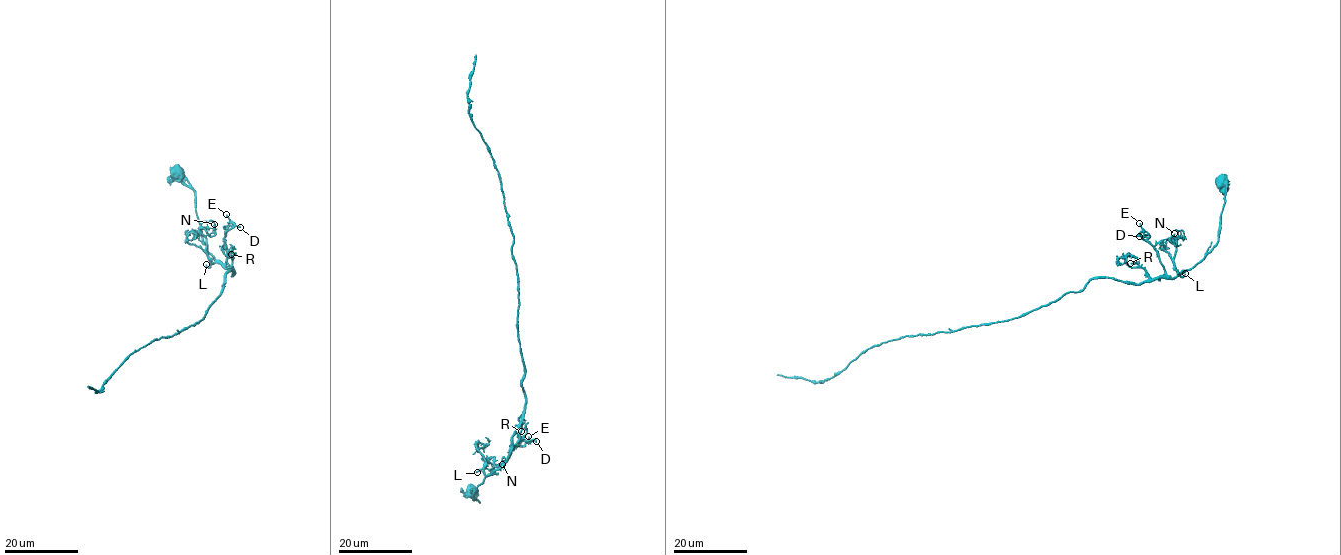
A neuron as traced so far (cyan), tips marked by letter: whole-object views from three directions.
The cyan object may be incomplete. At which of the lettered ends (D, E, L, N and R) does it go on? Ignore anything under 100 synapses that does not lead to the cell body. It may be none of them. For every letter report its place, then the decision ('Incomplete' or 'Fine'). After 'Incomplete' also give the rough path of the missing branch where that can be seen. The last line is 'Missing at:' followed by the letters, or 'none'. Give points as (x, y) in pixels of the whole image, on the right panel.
D: Place: (1139, 236). Fine
E: Place: (1139, 223). Fine
L: Place: (1185, 273). Fine
N: Place: (1174, 233). Fine
R: Place: (1130, 263). Fine
Missing at: none

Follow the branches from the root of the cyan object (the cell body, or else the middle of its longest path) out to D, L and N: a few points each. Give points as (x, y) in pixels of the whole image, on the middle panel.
D: (472, 491), (479, 502), (472, 500), (473, 494), (486, 476), (493, 475), (522, 441), (536, 441)
L: (472, 491), (479, 502), (472, 500), (473, 494), (484, 473), (481, 469), (477, 472)
N: (472, 491), (479, 502), (472, 500), (484, 476), (485, 461), (502, 464)

